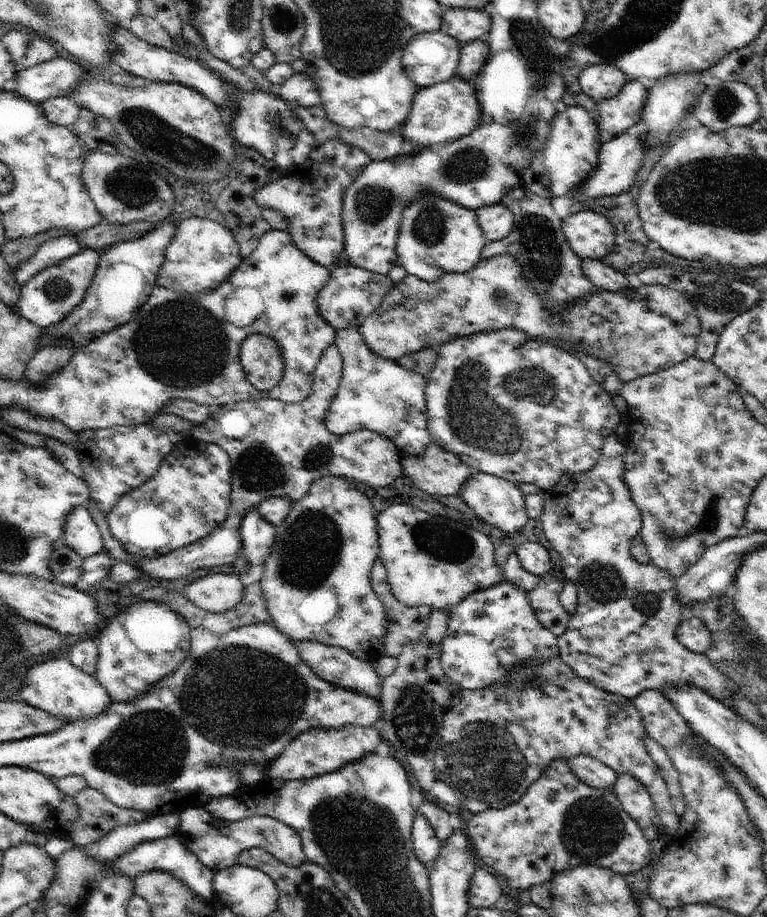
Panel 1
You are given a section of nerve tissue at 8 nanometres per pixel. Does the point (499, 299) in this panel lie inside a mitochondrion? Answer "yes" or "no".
yes

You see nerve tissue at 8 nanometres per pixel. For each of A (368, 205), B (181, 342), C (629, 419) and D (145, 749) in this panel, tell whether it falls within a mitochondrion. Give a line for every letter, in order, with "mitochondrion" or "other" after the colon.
A: mitochondrion
B: mitochondrion
C: other
D: mitochondrion

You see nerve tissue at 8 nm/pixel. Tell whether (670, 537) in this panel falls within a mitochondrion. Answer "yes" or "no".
yes

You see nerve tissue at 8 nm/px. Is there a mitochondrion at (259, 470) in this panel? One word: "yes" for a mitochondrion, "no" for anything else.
yes

